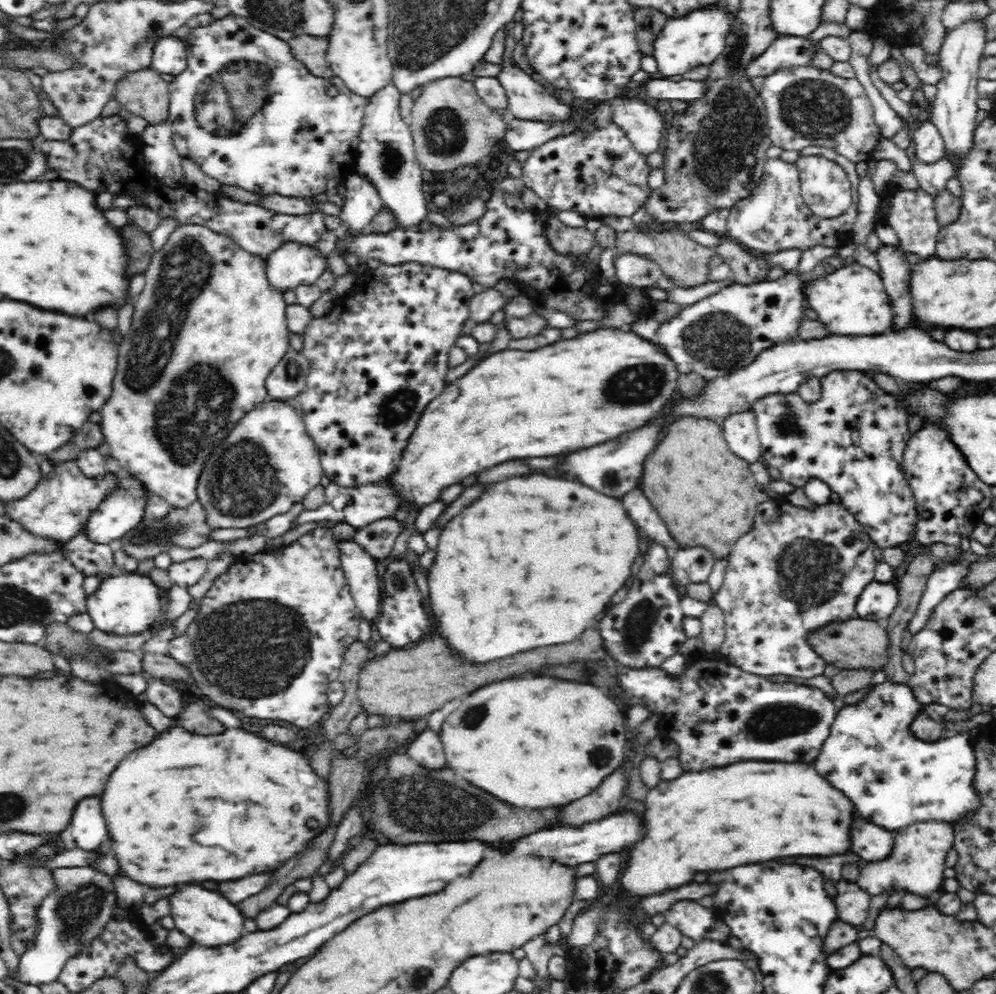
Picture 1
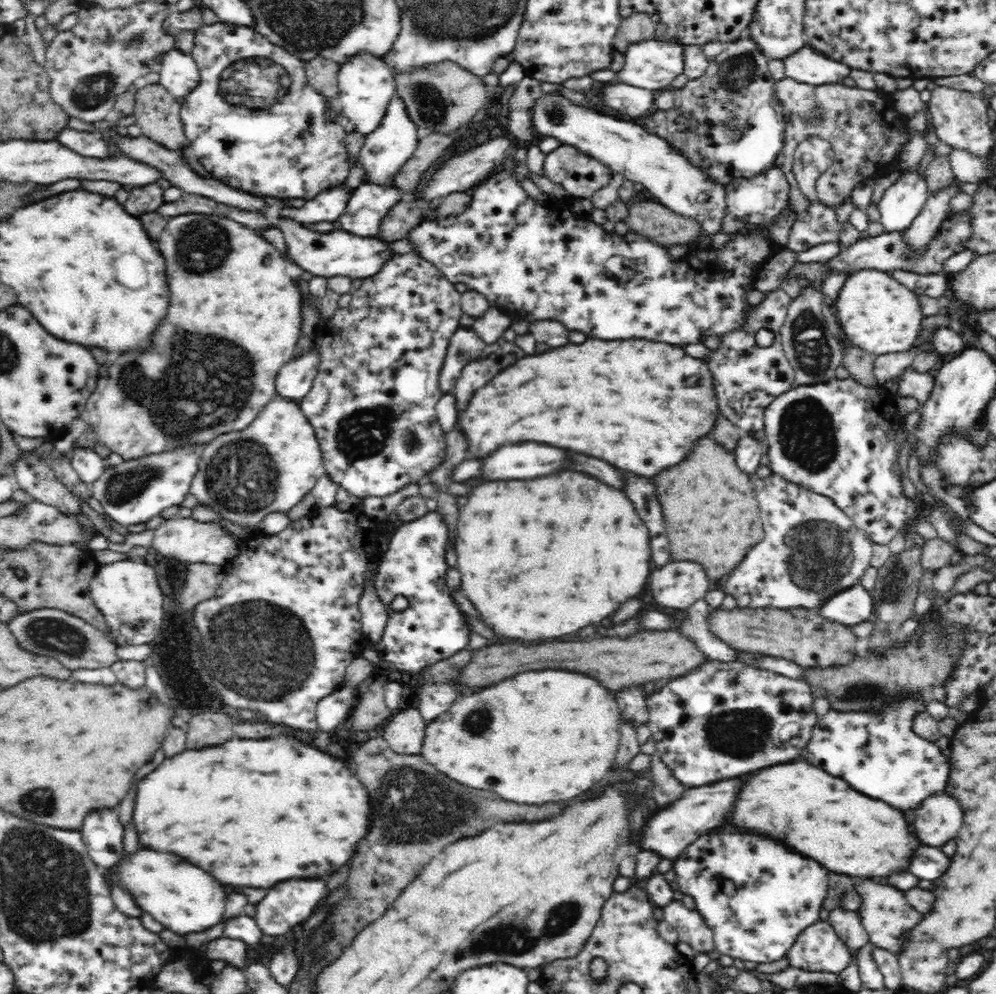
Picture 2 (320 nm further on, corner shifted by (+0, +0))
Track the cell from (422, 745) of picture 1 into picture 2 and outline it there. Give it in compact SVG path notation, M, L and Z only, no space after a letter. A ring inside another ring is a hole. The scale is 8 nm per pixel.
M406 709L392 718L385 728L384 738L400 754L418 755L426 736L426 722L418 710Z

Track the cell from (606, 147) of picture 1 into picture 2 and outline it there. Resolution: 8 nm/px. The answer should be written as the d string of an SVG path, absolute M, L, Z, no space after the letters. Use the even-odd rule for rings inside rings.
M569 145L558 146L543 158L544 178L560 184L568 197L591 199L596 190L610 186L615 173L602 163Z

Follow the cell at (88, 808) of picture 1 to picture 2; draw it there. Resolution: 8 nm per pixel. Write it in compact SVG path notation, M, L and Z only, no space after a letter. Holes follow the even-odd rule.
M104 808L90 812L84 818L80 833L90 858L98 866L110 868L122 860L122 824L114 810Z

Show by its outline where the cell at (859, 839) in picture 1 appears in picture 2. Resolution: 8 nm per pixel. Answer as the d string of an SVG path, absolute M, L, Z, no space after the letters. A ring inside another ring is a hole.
M918 846L910 856L908 870L918 878L934 882L948 870L949 861L950 858L940 850L934 850L928 846Z

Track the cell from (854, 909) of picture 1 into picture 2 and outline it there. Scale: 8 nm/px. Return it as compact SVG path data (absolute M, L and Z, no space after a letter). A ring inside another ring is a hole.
M838 905L828 913L830 925L834 927L851 952L855 953L868 945L869 934L862 926L861 914L858 910L850 910L848 907Z

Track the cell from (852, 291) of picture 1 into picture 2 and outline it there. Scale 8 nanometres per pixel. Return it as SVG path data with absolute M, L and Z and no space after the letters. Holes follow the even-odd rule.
M860 269L853 271L832 303L833 311L848 342L869 353L886 354L908 350L921 329L922 312L918 295L904 287L887 271Z

